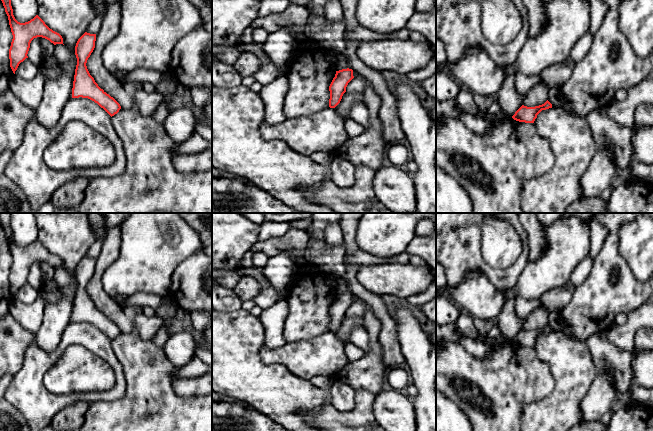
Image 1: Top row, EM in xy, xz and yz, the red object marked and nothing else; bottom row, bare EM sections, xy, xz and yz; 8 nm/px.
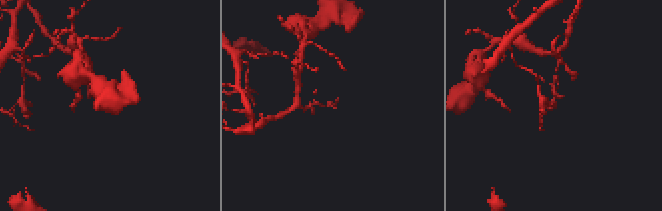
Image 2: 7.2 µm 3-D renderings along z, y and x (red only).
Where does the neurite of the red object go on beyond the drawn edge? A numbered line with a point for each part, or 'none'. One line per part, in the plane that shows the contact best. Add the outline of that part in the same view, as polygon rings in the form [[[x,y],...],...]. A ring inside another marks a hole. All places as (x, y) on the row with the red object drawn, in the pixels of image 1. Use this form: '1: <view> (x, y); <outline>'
none

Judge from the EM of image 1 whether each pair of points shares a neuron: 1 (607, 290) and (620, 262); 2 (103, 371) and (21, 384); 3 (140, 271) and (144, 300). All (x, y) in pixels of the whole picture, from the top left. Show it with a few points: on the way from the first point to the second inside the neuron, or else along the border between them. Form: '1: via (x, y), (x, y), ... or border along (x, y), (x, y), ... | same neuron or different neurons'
1: via (606, 282), (606, 272), (612, 266) | same neuron
2: border along (57, 360), (44, 375), (44, 386), (62, 395) | different neurons
3: border along (166, 296), (135, 292), (128, 297) | different neurons

